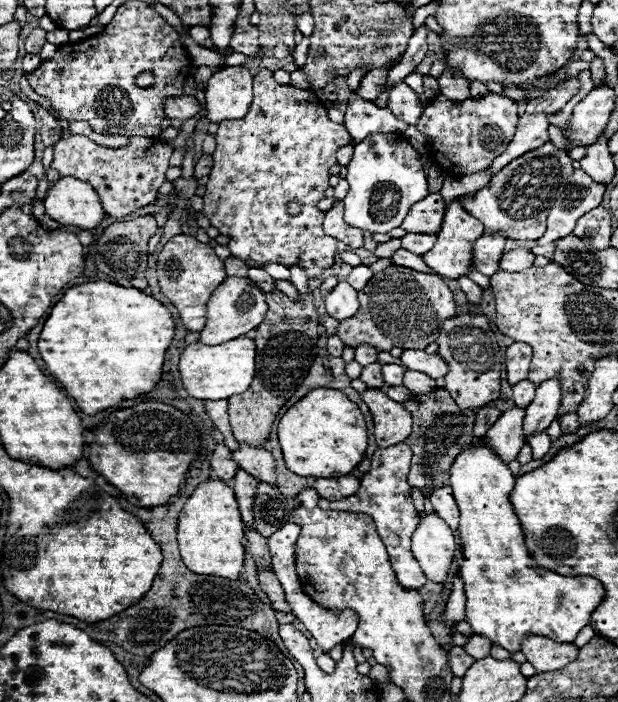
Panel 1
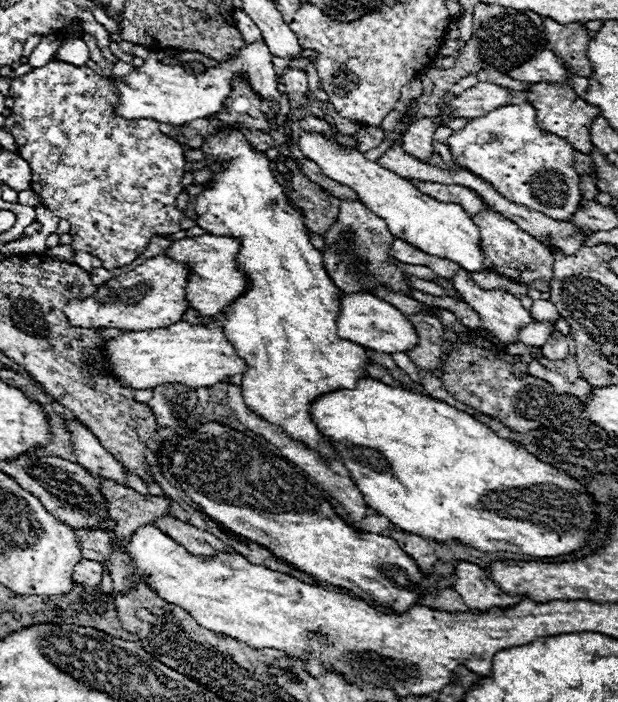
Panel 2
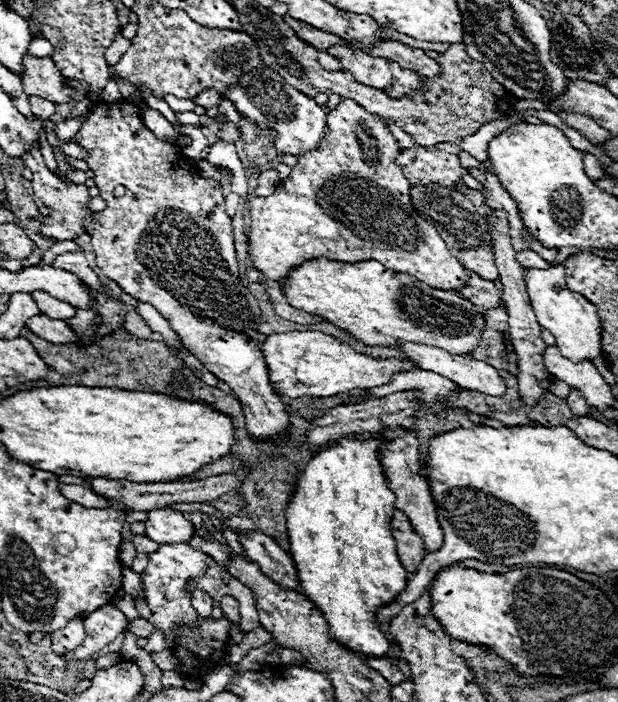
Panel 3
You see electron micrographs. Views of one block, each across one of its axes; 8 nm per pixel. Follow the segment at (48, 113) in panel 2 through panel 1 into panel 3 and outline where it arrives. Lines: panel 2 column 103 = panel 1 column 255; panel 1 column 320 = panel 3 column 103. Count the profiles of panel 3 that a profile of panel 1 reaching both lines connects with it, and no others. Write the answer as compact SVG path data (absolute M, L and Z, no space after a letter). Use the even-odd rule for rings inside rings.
M120 100L120 102L98 102L98 104L92 104L90 108L90 114L86 118L86 122L82 124L80 132L74 136L74 142L78 142L80 146L84 146L88 150L88 166L90 170L96 174L94 176L94 182L96 186L100 188L100 196L106 200L106 210L98 212L96 214L96 222L86 222L86 228L88 228L88 234L92 238L92 248L94 248L94 254L96 254L96 264L98 268L102 270L102 274L110 280L114 280L124 292L128 292L130 296L134 296L136 300L140 302L148 302L152 304L166 320L168 324L172 326L172 330L178 332L178 336L182 338L182 342L186 344L186 348L216 376L220 376L220 380L224 380L236 394L236 398L240 400L242 404L242 412L246 416L246 430L252 438L260 440L260 442L266 442L266 440L274 440L274 438L280 438L280 434L284 434L288 428L290 428L290 414L286 410L286 406L282 404L280 400L280 394L272 388L270 384L270 378L268 378L268 366L266 366L266 360L260 352L260 332L258 332L258 326L260 326L260 308L258 308L258 302L254 300L254 296L248 292L248 288L242 284L240 280L240 272L238 272L238 262L236 262L236 250L234 250L234 240L232 240L232 218L226 214L226 206L224 206L224 196L222 196L222 188L218 188L212 180L204 180L200 178L200 172L198 168L182 154L182 150L178 150L176 146L170 146L162 140L158 140L142 122L142 114L138 110L138 106L134 106L132 102L128 100ZM122 184L126 188L126 194L122 198L116 198L114 196L114 188Z

